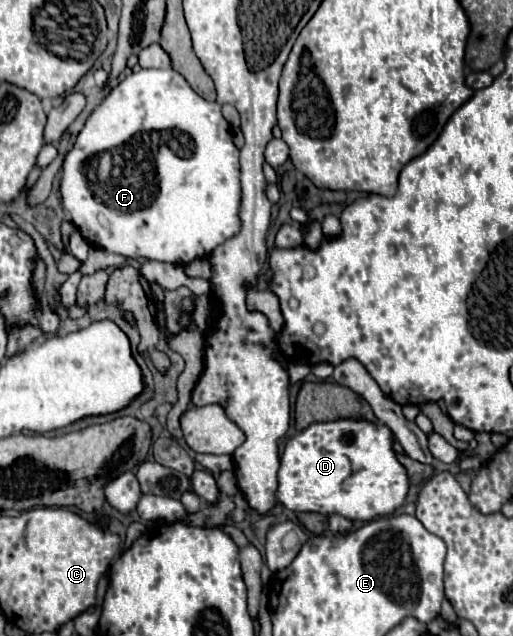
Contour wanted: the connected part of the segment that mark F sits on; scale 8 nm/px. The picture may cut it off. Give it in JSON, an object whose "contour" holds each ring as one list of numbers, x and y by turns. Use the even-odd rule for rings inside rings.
{"contour":[[149,68,149,70,139,70,121,80,109,96,93,110,93,114,87,118,83,130,79,132,73,148,67,152,65,162,63,162,63,178,61,178,61,198,63,206,69,212,71,222,75,228,81,232,81,236,91,242,93,246,99,246,107,252,121,254,127,258,147,258,147,260,157,260,157,262,171,262,171,264,189,264,195,258,209,258,211,252,225,240,233,238,237,230,241,230,241,218,239,218,239,204,241,204,241,184,239,184,239,150,235,148,231,140,231,130,227,120,221,114,221,106,217,102,207,102,203,100,191,86,189,82,175,72,173,68],[119,148,123,150,123,166,107,166,101,168,101,158]]}

